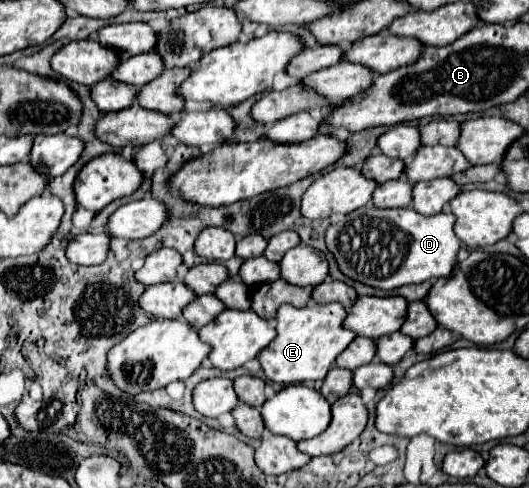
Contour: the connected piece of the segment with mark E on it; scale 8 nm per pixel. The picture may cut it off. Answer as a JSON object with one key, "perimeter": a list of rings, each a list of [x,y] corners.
{"perimeter":[[[313,303],[307,307],[293,307],[293,305],[281,305],[277,311],[277,337],[259,353],[261,367],[265,375],[275,381],[275,383],[303,383],[303,381],[317,381],[327,375],[331,365],[335,363],[337,355],[347,349],[347,345],[357,337],[355,331],[349,331],[343,327],[343,321],[347,317],[347,311],[339,303],[329,303],[329,305],[319,305]]]}

